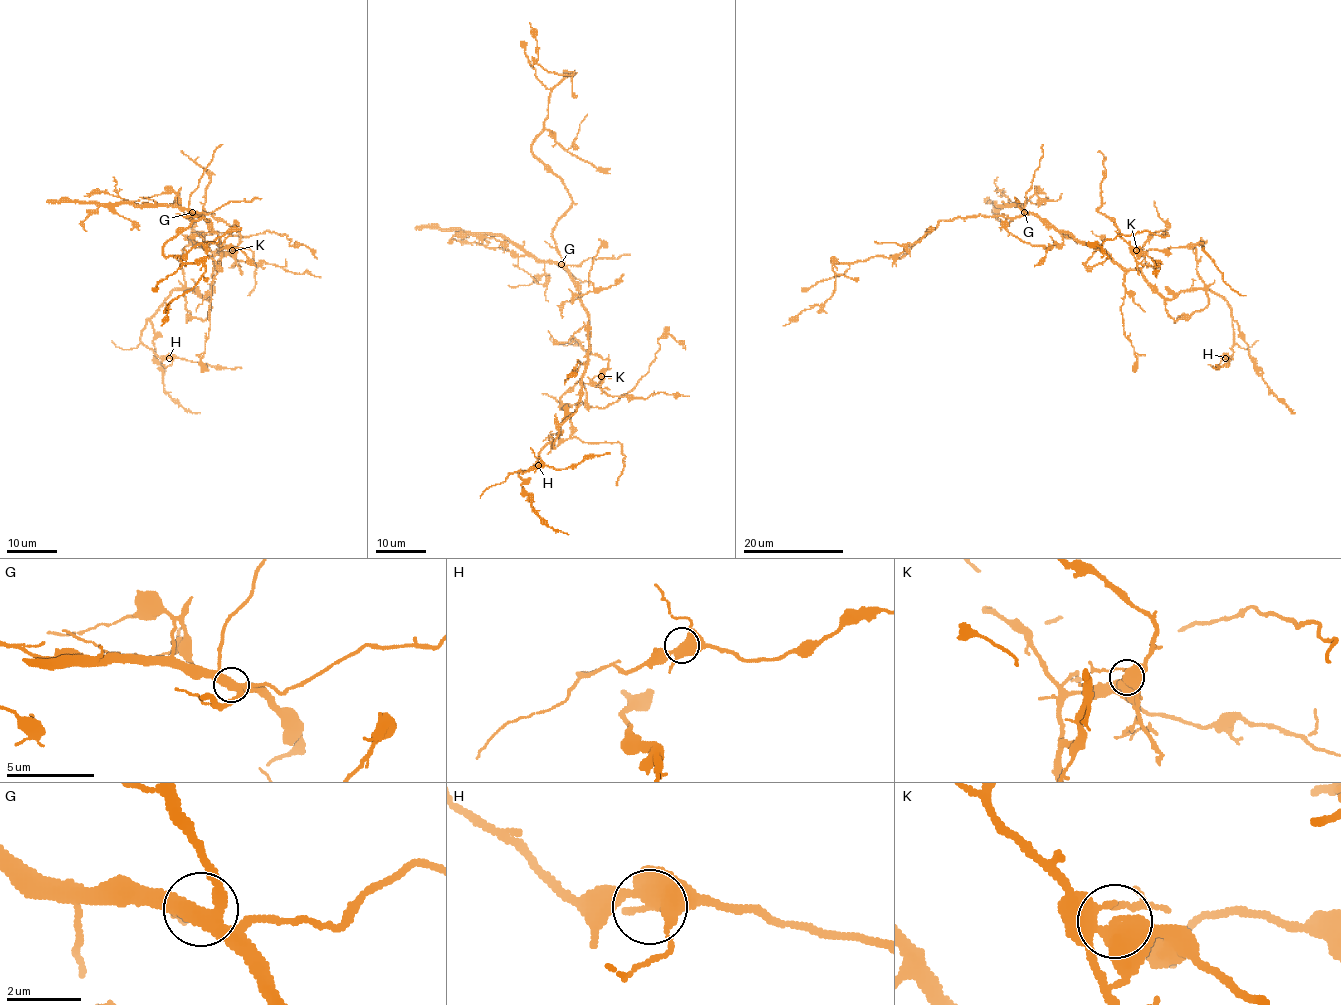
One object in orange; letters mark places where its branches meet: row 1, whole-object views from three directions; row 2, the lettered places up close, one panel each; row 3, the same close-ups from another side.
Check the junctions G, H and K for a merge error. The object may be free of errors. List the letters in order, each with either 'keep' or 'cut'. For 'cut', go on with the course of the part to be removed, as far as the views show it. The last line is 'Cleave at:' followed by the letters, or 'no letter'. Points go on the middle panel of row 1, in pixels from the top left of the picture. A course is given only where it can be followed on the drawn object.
G: keep
H: keep
K: cut; course (601, 376), (607, 359), (588, 353), (574, 338), (578, 343), (554, 343), (552, 337)
Cleave at: K

